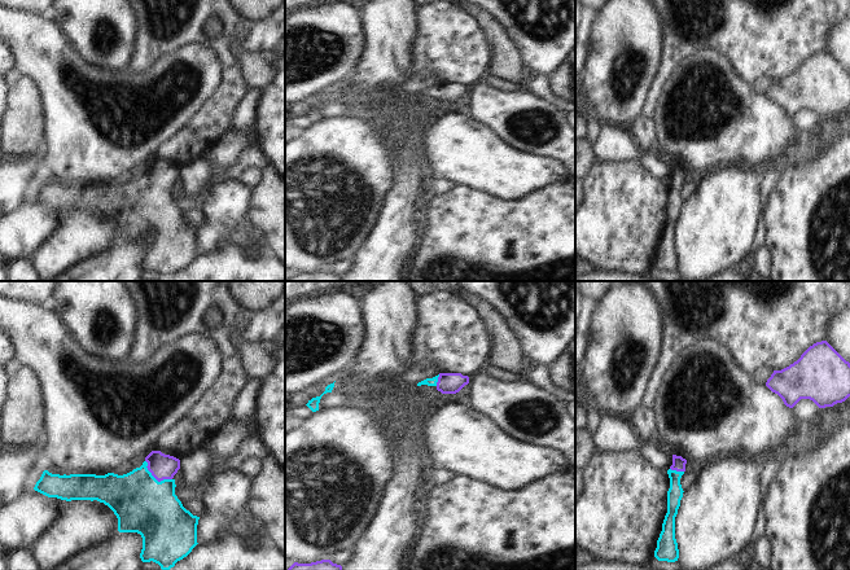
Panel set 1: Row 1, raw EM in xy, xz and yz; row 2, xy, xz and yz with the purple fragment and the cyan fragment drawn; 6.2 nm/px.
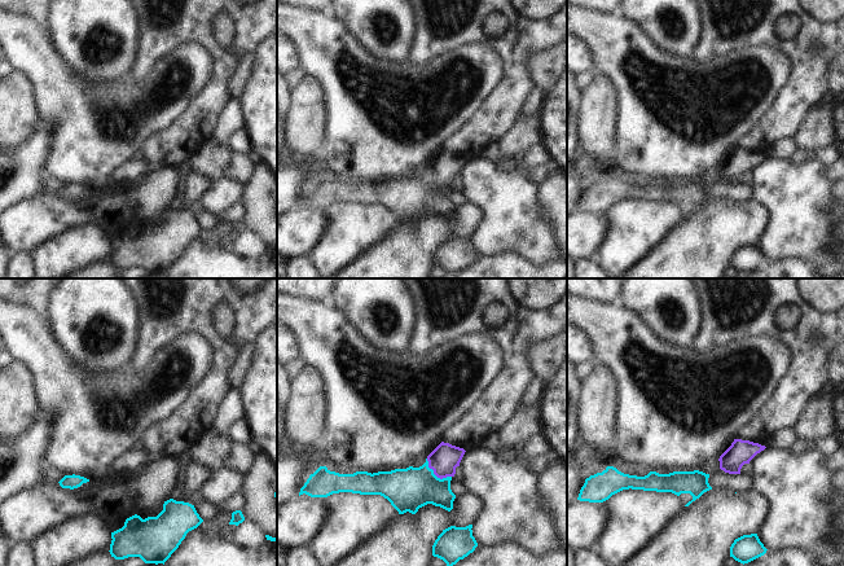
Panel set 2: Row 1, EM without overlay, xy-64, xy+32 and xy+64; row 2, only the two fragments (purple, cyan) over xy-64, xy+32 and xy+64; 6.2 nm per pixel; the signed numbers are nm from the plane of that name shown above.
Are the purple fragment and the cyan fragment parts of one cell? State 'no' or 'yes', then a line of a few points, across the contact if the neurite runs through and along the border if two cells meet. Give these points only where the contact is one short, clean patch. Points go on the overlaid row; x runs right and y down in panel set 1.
yes; line xy (162, 467), (154, 477), (141, 504)

